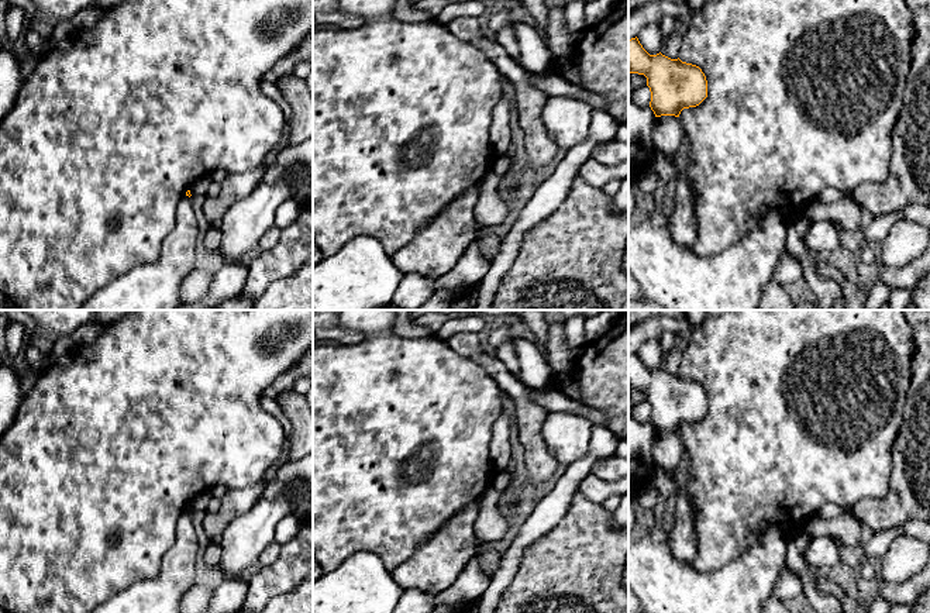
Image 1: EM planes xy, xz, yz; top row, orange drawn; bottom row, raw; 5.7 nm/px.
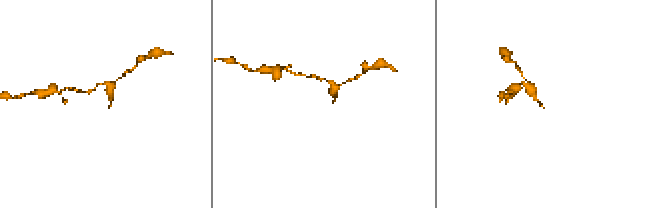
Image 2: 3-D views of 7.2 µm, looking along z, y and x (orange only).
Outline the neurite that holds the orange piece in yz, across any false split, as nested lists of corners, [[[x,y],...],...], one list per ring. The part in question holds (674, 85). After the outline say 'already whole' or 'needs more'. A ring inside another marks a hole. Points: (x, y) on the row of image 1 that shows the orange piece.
[[[637,37],[628,39],[628,72],[647,78],[655,117],[679,117],[683,109],[696,107],[707,97],[707,80],[699,66],[661,52],[650,55]]]; already whole

